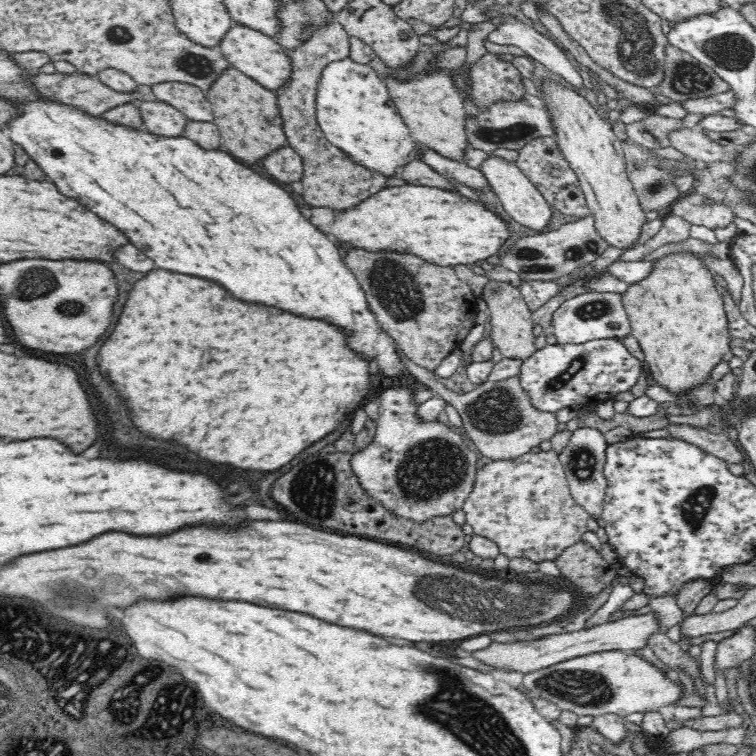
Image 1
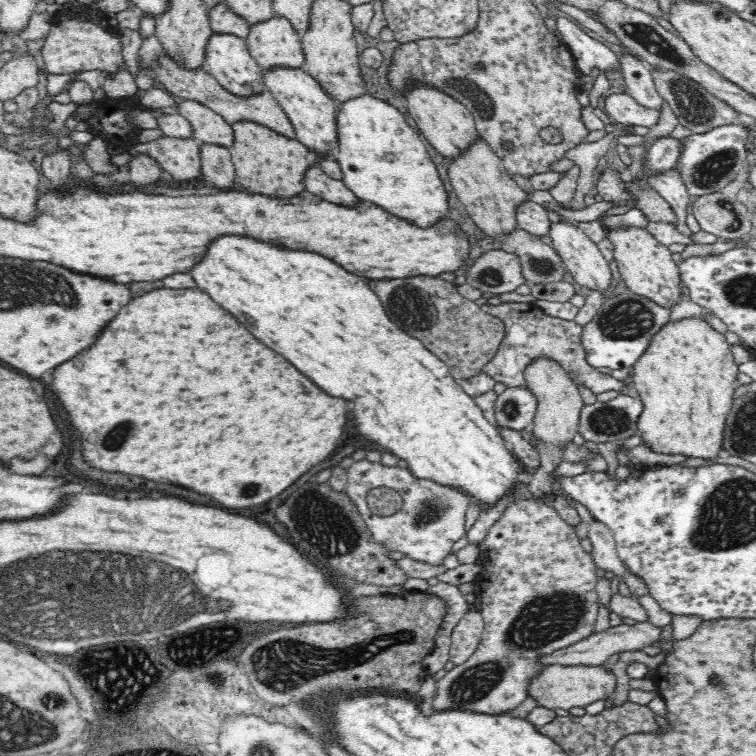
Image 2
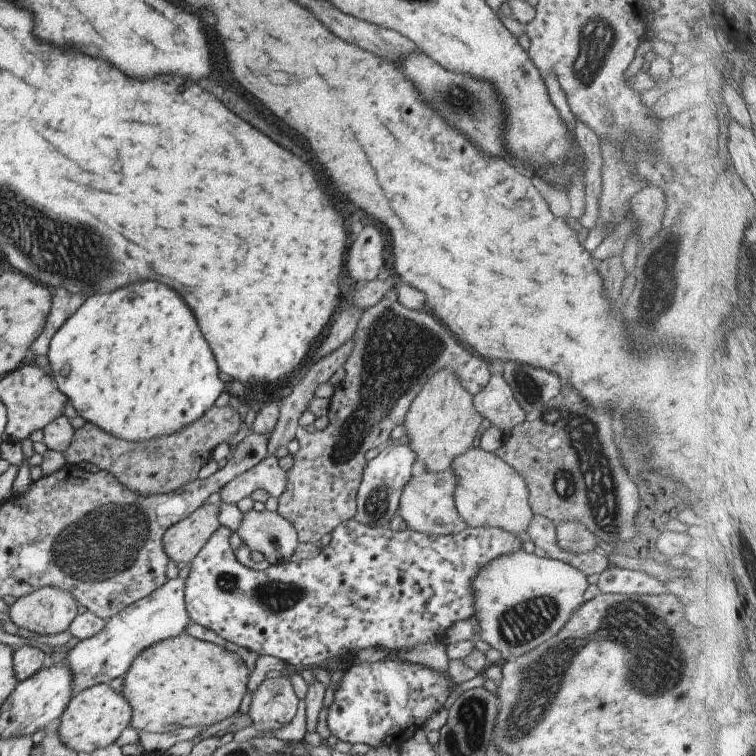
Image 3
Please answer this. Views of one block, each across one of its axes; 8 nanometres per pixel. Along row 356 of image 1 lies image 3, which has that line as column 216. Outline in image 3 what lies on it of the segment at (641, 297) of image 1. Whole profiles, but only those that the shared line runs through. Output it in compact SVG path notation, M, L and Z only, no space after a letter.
M186 633L152 644L122 676L122 696L132 708L130 726L160 734L182 727L211 727L238 712L248 691L248 678L250 670L238 654Z

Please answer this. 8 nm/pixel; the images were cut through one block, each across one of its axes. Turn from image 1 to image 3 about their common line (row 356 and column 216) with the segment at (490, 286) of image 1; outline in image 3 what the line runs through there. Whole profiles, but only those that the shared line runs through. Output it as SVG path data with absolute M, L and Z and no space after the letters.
M202 504L195 512L192 512L190 516L179 521L177 524L170 526L167 532L164 532L164 550L166 550L166 556L169 560L175 562L176 565L180 562L191 562L198 556L198 552L204 548L204 546L210 540L210 536L214 536L214 532L218 532L218 528L222 526L219 522L219 504Z

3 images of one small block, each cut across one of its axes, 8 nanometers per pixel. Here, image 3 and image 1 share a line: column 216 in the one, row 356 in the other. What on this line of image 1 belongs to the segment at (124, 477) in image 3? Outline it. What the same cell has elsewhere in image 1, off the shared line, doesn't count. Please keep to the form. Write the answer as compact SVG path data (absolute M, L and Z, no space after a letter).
M351 247L348 249L345 256L343 257L343 260L344 262L348 262L348 268L352 270L352 274L355 274L356 280L358 280L360 286L362 286L362 290L365 292L367 301L370 302L369 308L375 313L375 317L378 318L381 328L386 330L386 333L388 333L395 340L395 343L399 349L404 352L404 355L408 359L410 359L416 365L426 368L428 371L434 372L435 369L438 368L438 366L440 366L442 363L442 359L446 358L446 356L448 356L448 354L450 354L450 352L452 352L452 350L455 348L460 348L460 343L462 340L464 340L464 338L466 338L466 336L468 336L472 326L474 326L476 323L475 318L478 309L476 309L474 306L476 304L477 297L469 293L468 285L465 281L462 281L460 278L458 278L456 272L451 266L432 264L410 253L398 254L398 252L372 252L360 249L360 247Z

